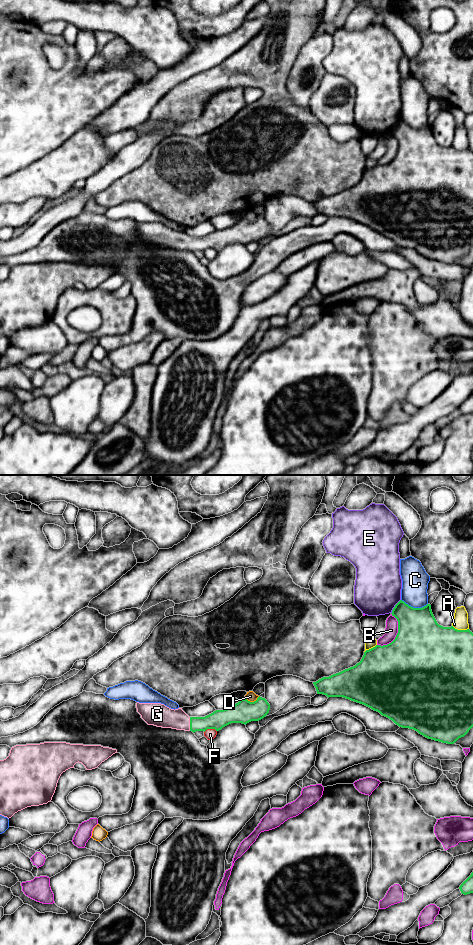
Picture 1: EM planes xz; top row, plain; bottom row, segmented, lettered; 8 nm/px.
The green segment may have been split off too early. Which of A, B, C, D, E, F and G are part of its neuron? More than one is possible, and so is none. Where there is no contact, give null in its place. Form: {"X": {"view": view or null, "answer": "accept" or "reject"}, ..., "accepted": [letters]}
{"A": {"view": "xz", "answer": "reject"}, "B": {"view": "xz", "answer": "reject"}, "C": {"view": "xz", "answer": "reject"}, "D": {"view": "xz", "answer": "reject"}, "E": {"view": "xz", "answer": "reject"}, "F": {"view": "xz", "answer": "reject"}, "G": {"view": "xz", "answer": "accept"}, "accepted": ["G"]}

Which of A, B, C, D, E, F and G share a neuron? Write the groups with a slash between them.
A / B / C / D / E / F / G

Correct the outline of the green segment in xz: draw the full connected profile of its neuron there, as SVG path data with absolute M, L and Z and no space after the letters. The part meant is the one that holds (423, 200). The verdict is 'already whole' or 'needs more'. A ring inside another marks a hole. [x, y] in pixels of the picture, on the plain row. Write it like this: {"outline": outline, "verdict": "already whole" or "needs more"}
{"outline": "M400 120L393 128L391 134L398 141L398 153L395 159L387 165L376 165L373 168L366 170L361 181L355 186L313 202L317 214L326 215L328 218L343 217L363 224L372 230L379 232L382 236L389 238L399 247L413 249L428 259L447 264L454 264L459 258L464 257L473 247L473 153L469 149L457 150L453 146L443 147L439 145L432 133L430 124L427 124L422 128L413 128Z", "verdict": "already whole"}

